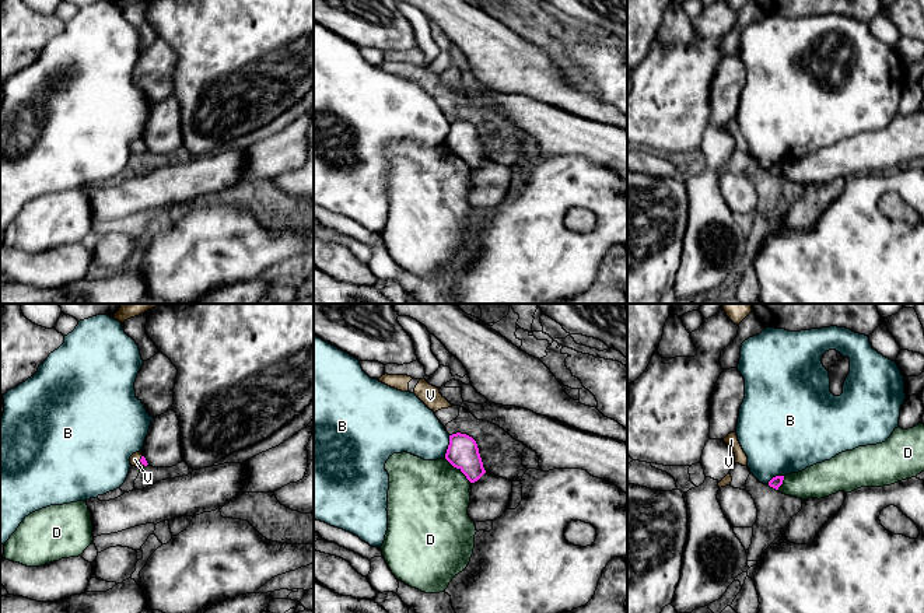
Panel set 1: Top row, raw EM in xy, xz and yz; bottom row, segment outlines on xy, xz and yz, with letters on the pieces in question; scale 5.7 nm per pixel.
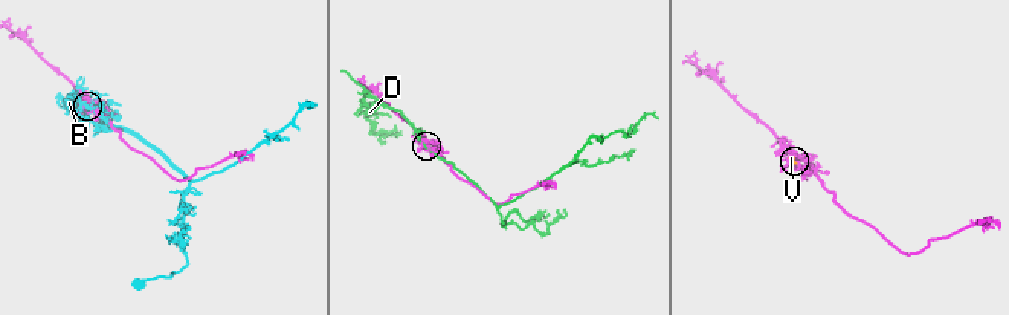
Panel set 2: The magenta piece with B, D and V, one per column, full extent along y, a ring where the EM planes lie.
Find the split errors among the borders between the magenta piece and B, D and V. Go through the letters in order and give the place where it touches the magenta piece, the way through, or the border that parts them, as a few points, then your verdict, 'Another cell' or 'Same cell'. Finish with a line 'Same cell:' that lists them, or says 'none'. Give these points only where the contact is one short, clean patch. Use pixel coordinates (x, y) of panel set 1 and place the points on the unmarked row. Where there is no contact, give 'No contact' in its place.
B: Touches magenta at xz (448, 133). Another cell
D: Touches magenta at xz (458, 154). Another cell
V: Touches magenta at xy (140, 147). Path across: xy (143, 147), (140, 147), (135, 146). Same cell
Same cell: V

